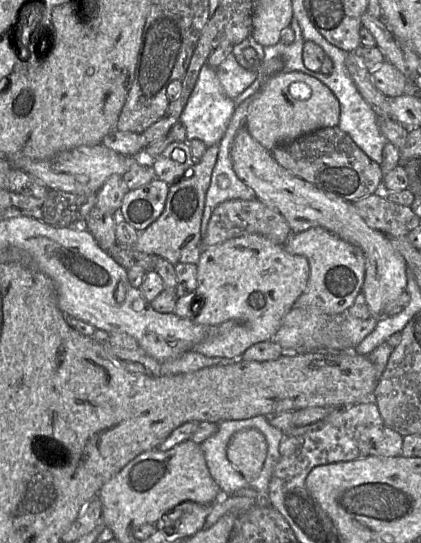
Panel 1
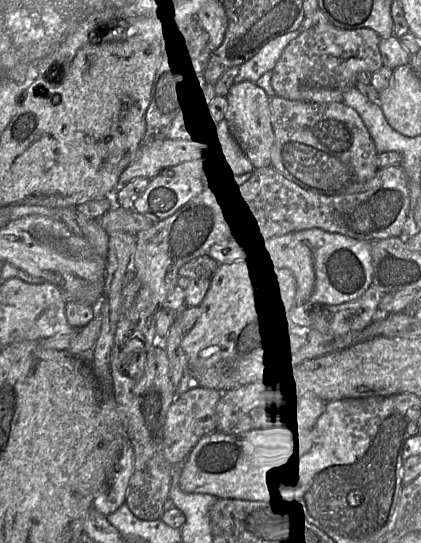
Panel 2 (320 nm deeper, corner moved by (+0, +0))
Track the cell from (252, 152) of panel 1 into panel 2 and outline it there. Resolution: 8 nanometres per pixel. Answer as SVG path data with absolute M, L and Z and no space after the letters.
M243 81L232 85L228 92L228 97L227 118L231 122L237 140L251 156L254 168L271 166L272 147L275 142L270 106L271 97L263 88L251 81Z

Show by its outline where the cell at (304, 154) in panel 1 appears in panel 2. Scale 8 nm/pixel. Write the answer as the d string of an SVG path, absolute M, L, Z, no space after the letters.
M275 95L270 99L275 142L271 165L305 190L323 196L354 193L377 173L374 141L355 109L343 102L293 101Z

